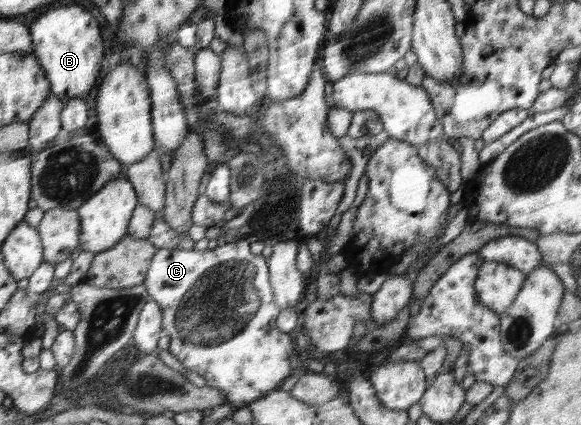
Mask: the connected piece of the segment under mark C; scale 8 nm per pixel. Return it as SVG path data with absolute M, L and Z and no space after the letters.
M239 239L237 241L227 240L223 245L218 245L214 249L196 250L196 249L180 249L180 248L158 248L157 256L154 256L154 260L150 265L148 276L146 276L143 284L146 286L149 298L154 299L160 310L162 311L162 326L163 334L168 334L172 337L173 355L182 361L182 366L190 371L198 373L200 376L206 379L206 385L212 388L218 388L227 395L227 403L231 403L238 409L252 405L254 400L260 401L264 394L268 394L272 388L278 386L278 382L282 382L288 374L290 374L290 364L288 364L288 356L292 354L290 348L294 348L292 340L288 333L279 331L275 326L275 319L281 313L281 307L276 302L272 302L272 289L273 285L268 282L268 267L266 266L266 260L262 256L254 256L250 252L250 246L245 239Z

